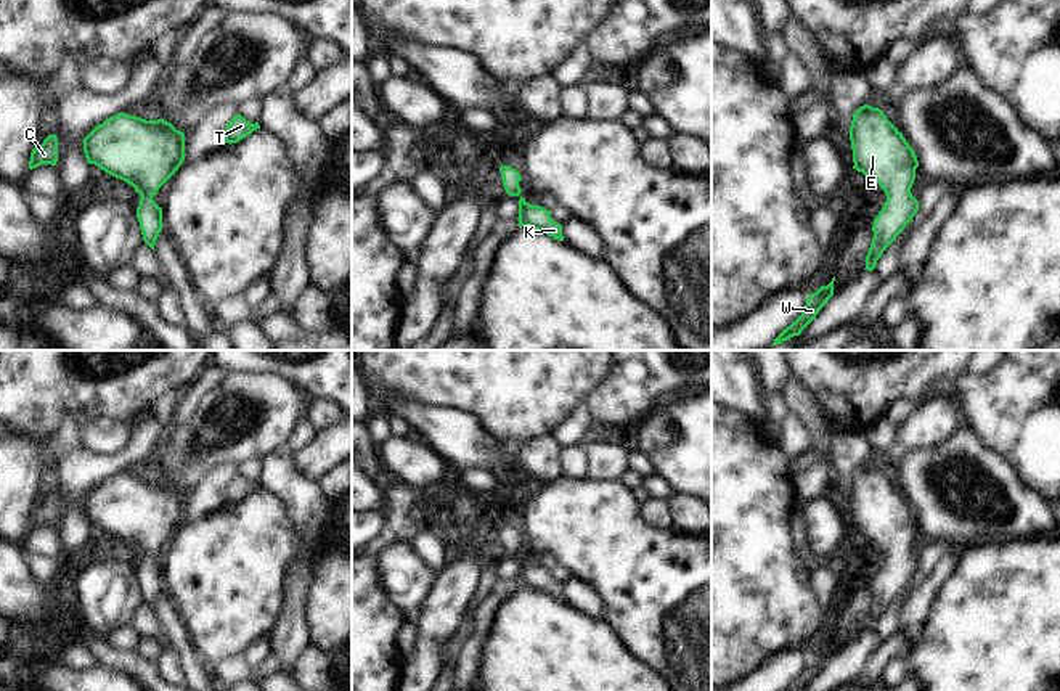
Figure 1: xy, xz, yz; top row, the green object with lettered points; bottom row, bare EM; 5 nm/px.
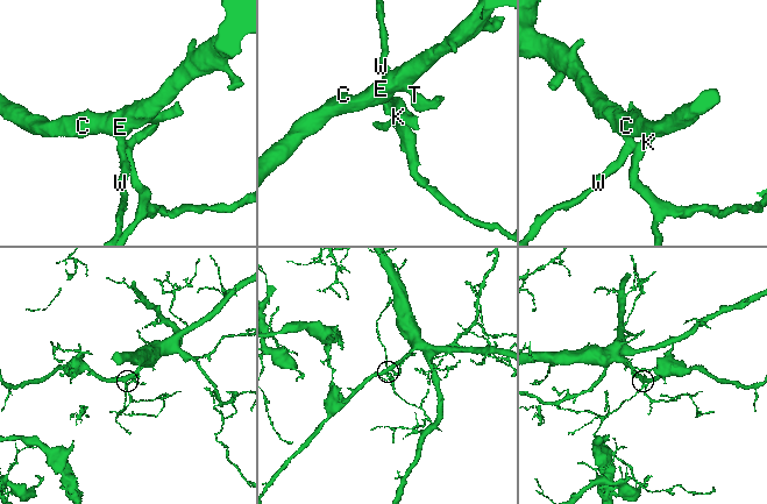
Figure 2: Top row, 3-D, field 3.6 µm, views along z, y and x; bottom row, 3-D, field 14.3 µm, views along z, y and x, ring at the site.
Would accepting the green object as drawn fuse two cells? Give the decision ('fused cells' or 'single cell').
single cell

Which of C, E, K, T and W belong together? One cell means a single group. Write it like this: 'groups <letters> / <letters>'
groups C E K T W

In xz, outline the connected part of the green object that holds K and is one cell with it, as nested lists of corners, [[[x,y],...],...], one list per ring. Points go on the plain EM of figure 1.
[[[501,525],[499,532],[503,535],[503,546],[509,556],[519,556],[519,587],[530,587],[533,590],[543,591],[548,596],[552,596],[554,599],[564,601],[562,596],[562,585],[556,583],[551,579],[551,570],[546,570],[541,566],[533,566],[525,561],[525,558],[520,556],[522,550],[519,546],[519,542],[522,540],[520,534],[509,527]]]

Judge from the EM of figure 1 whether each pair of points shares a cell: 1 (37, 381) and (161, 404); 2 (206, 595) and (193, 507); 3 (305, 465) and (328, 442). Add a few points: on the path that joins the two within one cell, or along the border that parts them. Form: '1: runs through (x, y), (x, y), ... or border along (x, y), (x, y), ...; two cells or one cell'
1: border along (179, 391), (164, 391), (148, 407); two cells
2: border along (225, 503), (198, 519), (183, 523); two cells
3: runs through (310, 460), (323, 447); one cell

